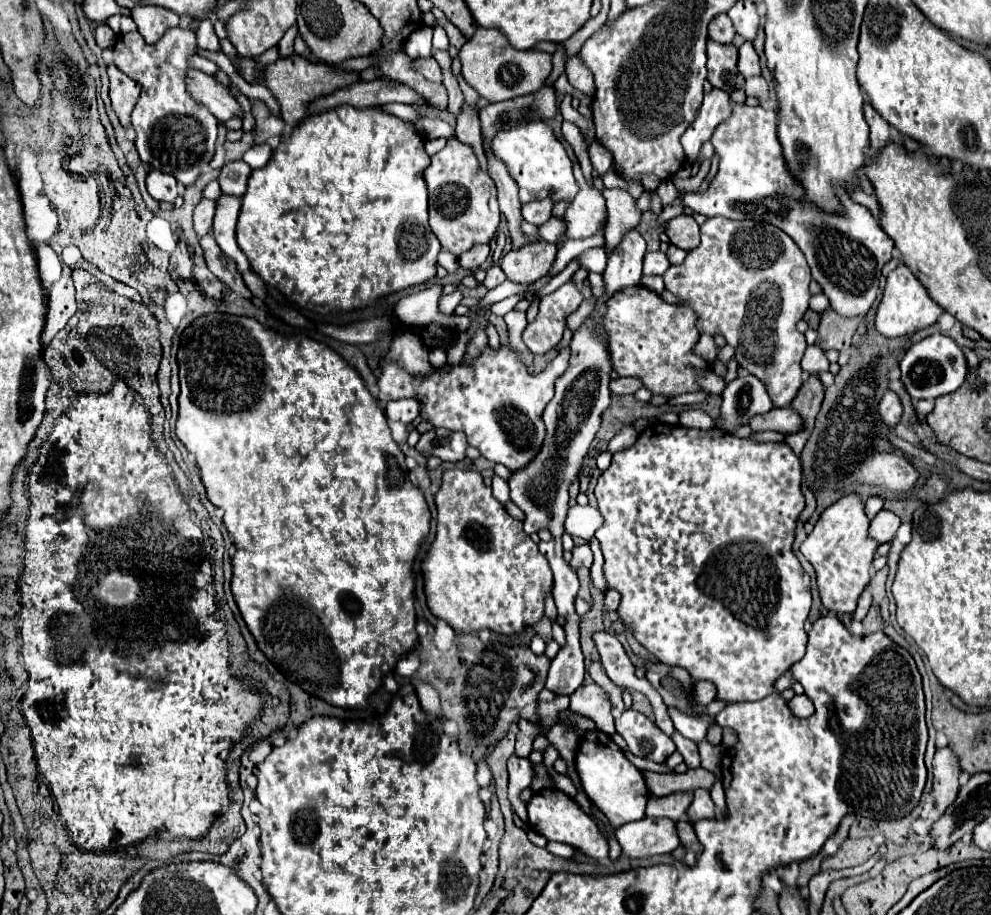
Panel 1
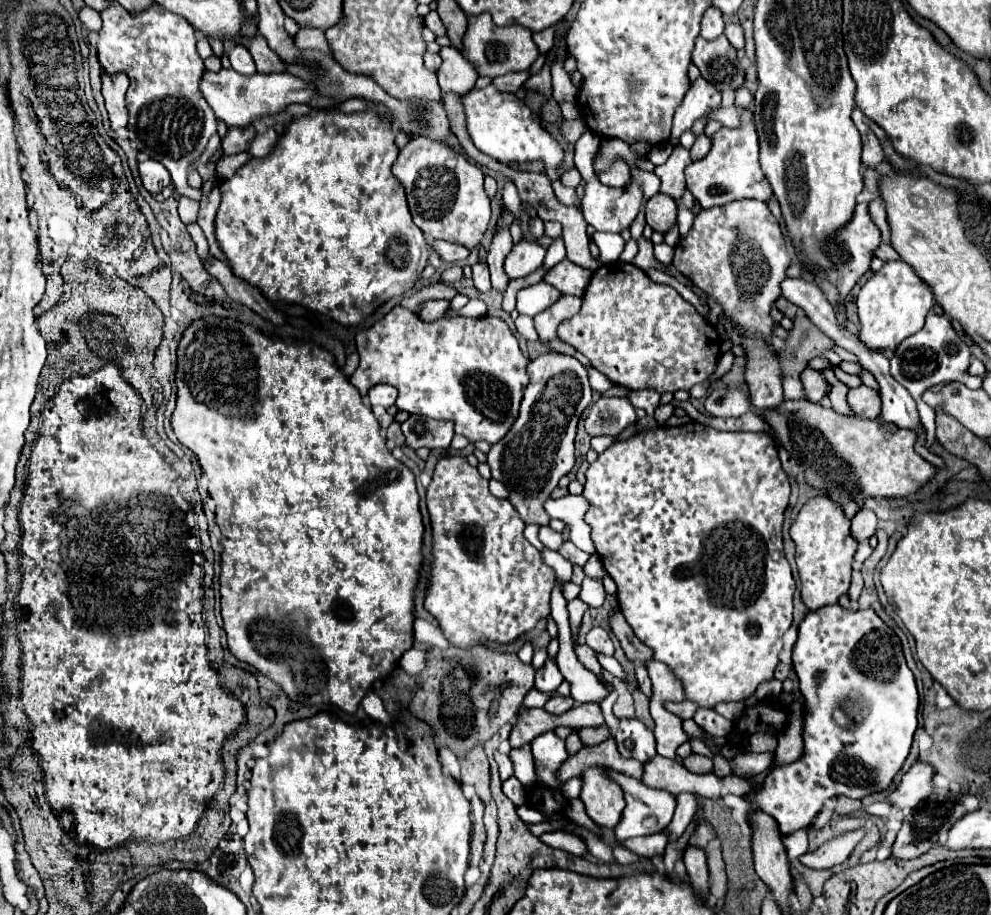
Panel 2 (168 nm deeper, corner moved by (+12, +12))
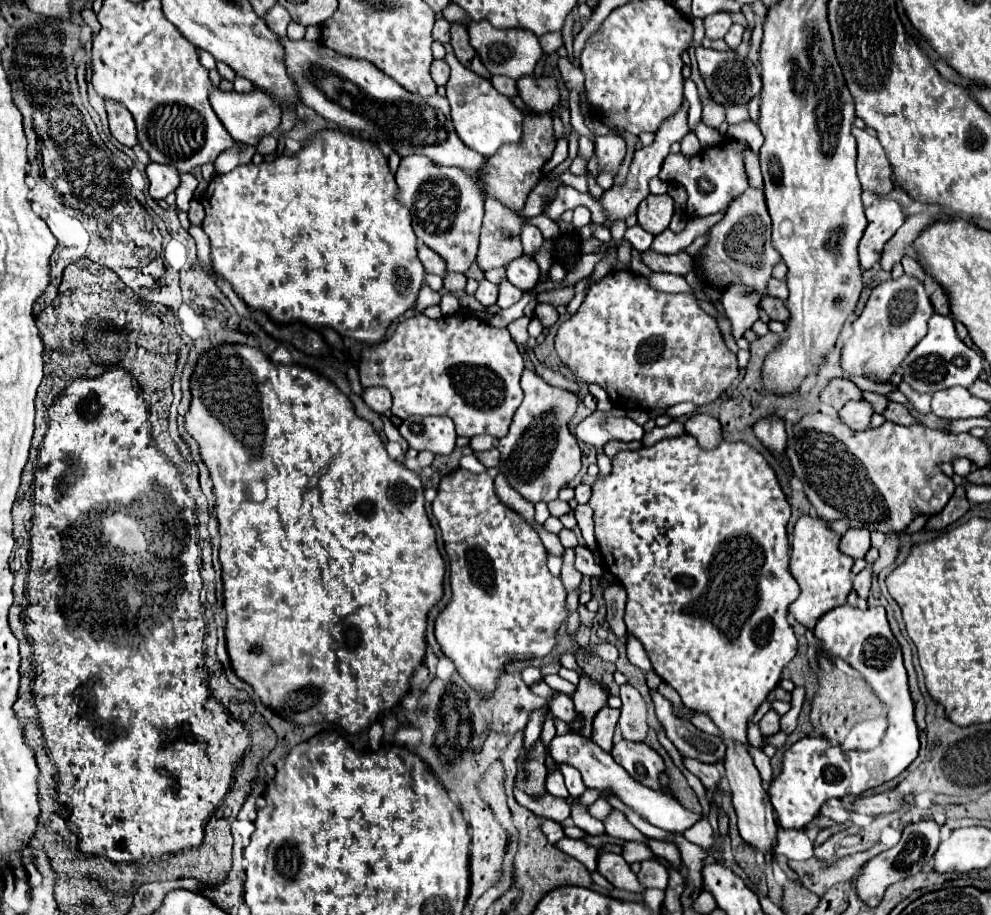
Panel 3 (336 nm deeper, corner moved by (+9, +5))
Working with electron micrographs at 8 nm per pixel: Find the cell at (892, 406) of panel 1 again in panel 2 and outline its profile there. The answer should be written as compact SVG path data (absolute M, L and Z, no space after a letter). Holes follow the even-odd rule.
M860 385L860 387L848 391L848 405L850 405L852 413L858 415L858 417L878 419L882 401L880 401L880 395L874 389Z

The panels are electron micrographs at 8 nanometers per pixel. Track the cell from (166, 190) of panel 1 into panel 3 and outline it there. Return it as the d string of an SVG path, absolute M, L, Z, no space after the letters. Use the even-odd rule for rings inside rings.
M151 162L147 166L147 178L149 178L149 194L157 202L179 186L179 174L175 174L175 168L171 166Z

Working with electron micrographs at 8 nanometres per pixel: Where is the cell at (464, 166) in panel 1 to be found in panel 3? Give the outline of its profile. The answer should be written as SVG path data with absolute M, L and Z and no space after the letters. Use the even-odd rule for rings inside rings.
M419 154L401 160L395 180L399 186L397 200L411 212L417 240L443 256L449 272L467 272L479 250L479 232L483 224L485 194L479 180L459 168L433 164L427 156Z

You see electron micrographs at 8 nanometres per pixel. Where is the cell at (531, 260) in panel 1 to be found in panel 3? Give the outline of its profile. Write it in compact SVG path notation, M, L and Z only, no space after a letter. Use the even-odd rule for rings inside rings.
M521 256L507 264L507 278L519 290L531 290L539 282L539 266L533 256Z

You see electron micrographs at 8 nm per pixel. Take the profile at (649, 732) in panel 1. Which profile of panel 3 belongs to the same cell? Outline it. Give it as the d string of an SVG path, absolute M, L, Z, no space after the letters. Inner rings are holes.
M621 740L613 746L611 756L619 766L623 766L637 782L657 788L659 786L659 774L665 770L663 758L645 742L631 742L631 740Z

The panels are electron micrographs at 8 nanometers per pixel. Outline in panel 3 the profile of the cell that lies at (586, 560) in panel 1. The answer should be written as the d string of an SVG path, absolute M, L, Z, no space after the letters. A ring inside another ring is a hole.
M577 546L577 548L575 548L575 568L577 568L583 576L589 576L589 578L593 578L593 576L601 578L601 576L605 574L603 566L599 566L599 564L595 562L591 550L585 548L585 546Z

